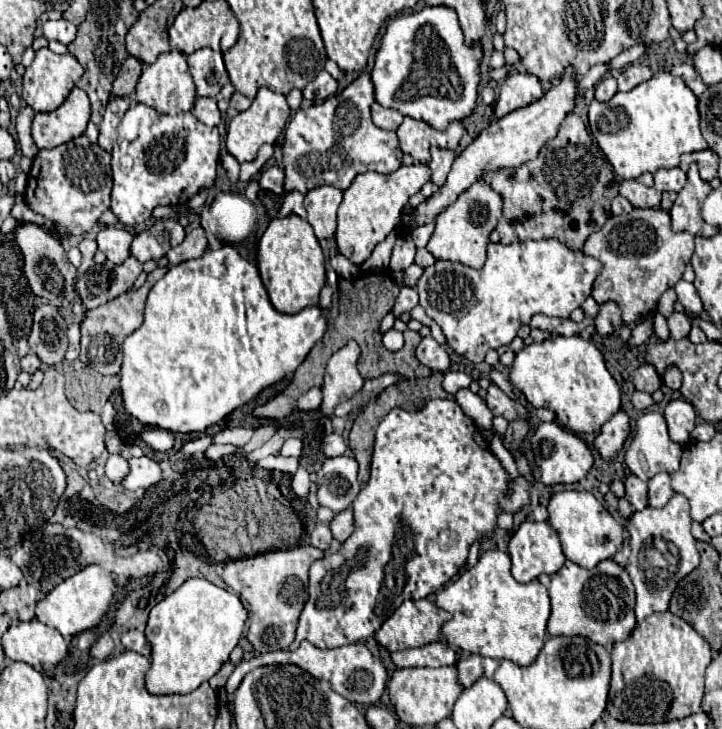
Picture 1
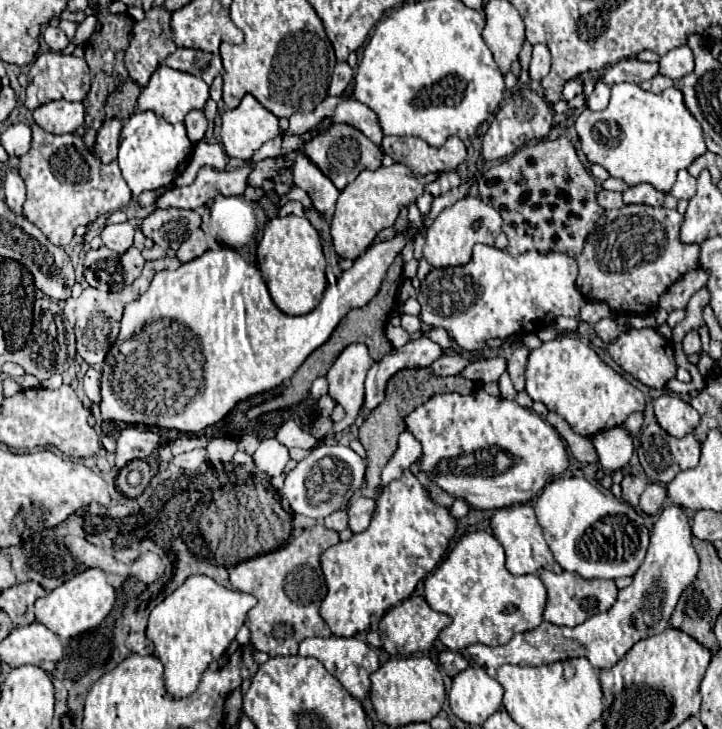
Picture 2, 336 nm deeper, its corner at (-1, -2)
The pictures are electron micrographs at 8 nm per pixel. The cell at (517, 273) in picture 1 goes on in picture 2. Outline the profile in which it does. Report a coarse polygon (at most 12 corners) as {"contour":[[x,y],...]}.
{"contour":[[510,256],[432,268],[422,322],[468,352],[578,316],[576,260]]}

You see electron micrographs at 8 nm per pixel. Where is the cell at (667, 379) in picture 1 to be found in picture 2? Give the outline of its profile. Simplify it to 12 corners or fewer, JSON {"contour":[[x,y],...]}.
{"contour":[[696,330],[684,336],[684,354],[690,356],[702,350]]}

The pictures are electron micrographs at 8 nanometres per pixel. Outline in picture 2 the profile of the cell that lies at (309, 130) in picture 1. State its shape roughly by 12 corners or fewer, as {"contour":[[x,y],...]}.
{"contour":[[334,124],[304,156],[338,190],[382,166],[382,148],[358,128]]}

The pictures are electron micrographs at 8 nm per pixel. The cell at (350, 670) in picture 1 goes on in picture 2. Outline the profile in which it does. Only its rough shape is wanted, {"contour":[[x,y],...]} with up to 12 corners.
{"contour":[[306,638],[318,658],[356,698],[370,692],[380,660],[358,638]]}

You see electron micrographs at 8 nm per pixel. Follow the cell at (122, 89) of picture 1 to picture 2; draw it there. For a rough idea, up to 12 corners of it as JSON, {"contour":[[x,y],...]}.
{"contour":[[126,80],[106,102],[106,116],[126,120],[136,112],[140,86]]}

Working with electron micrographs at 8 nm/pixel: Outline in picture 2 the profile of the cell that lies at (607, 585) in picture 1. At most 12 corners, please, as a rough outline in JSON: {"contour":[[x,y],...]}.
{"contour":[[540,570],[544,620],[578,626],[610,610],[614,580]]}

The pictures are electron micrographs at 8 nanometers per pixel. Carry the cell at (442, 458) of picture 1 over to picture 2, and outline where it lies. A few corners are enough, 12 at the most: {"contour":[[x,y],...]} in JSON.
{"contour":[[406,468],[320,558],[332,634],[378,630],[458,520]]}

